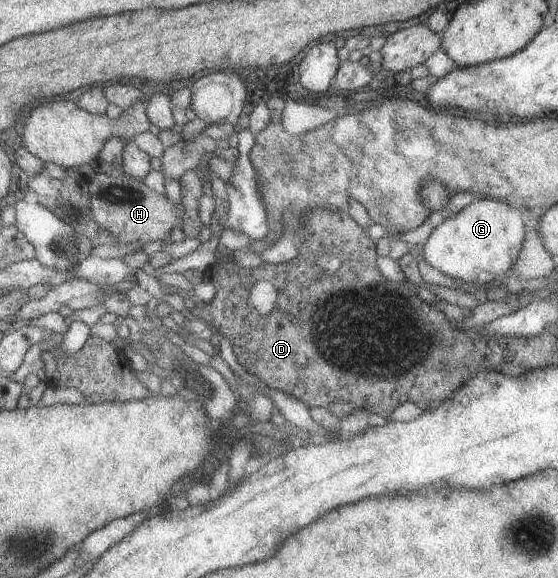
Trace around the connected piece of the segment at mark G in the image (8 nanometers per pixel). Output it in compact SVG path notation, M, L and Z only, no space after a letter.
M492 198L472 200L468 206L461 208L455 215L445 220L437 221L425 243L420 256L436 270L449 276L451 279L474 285L486 285L493 278L506 276L522 250L522 241L525 235L525 224L520 217L521 210L511 207L508 203Z

